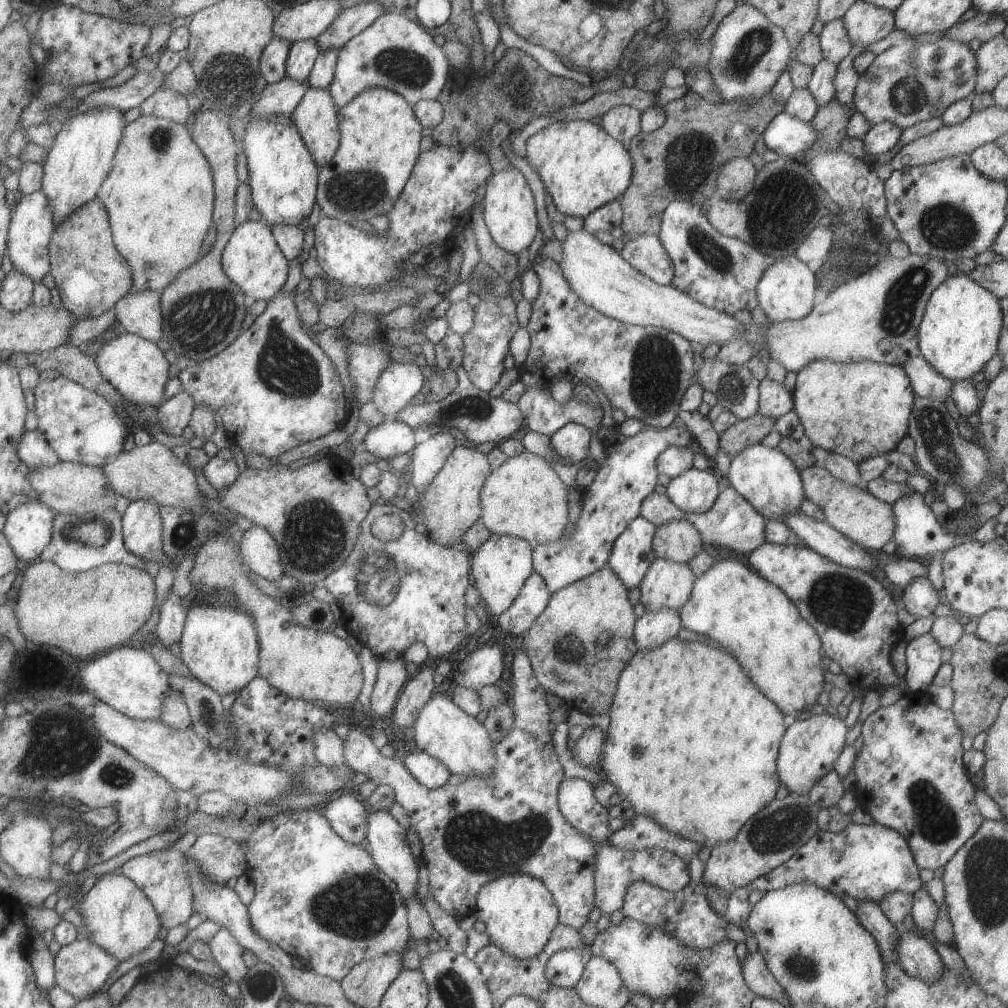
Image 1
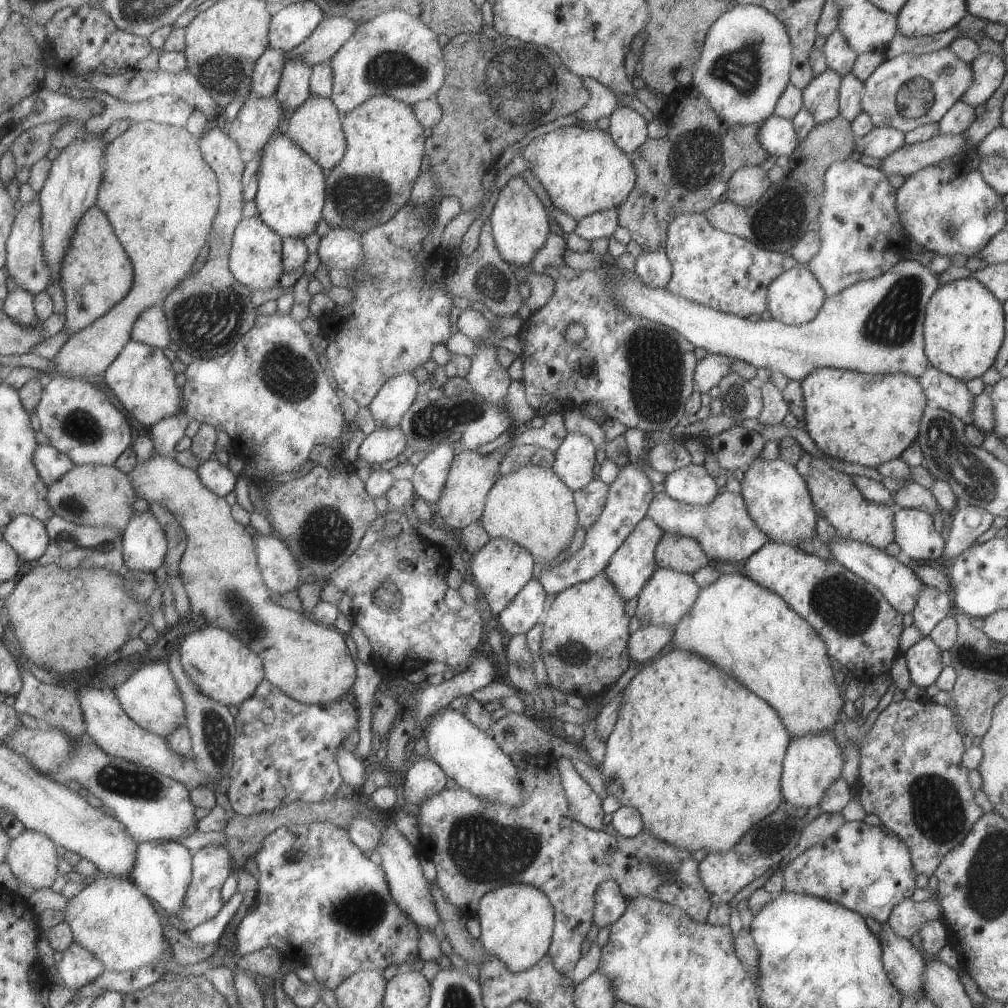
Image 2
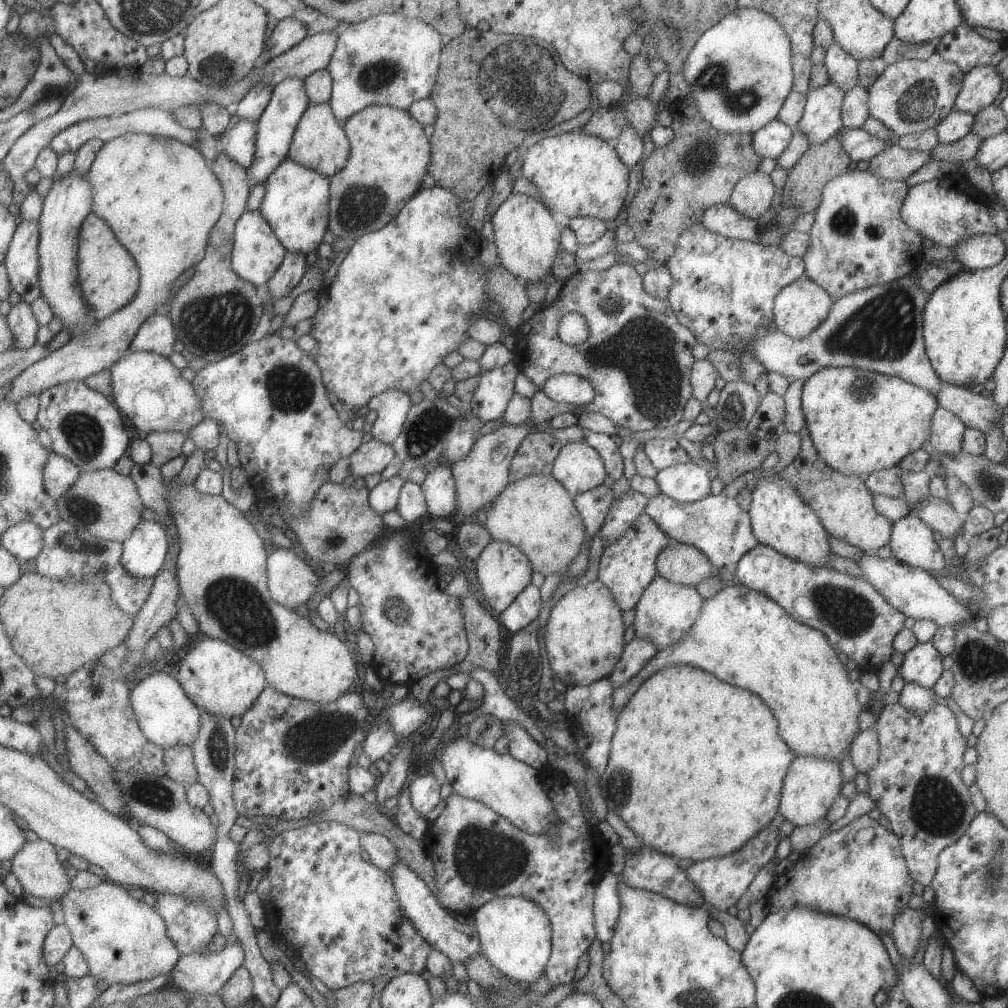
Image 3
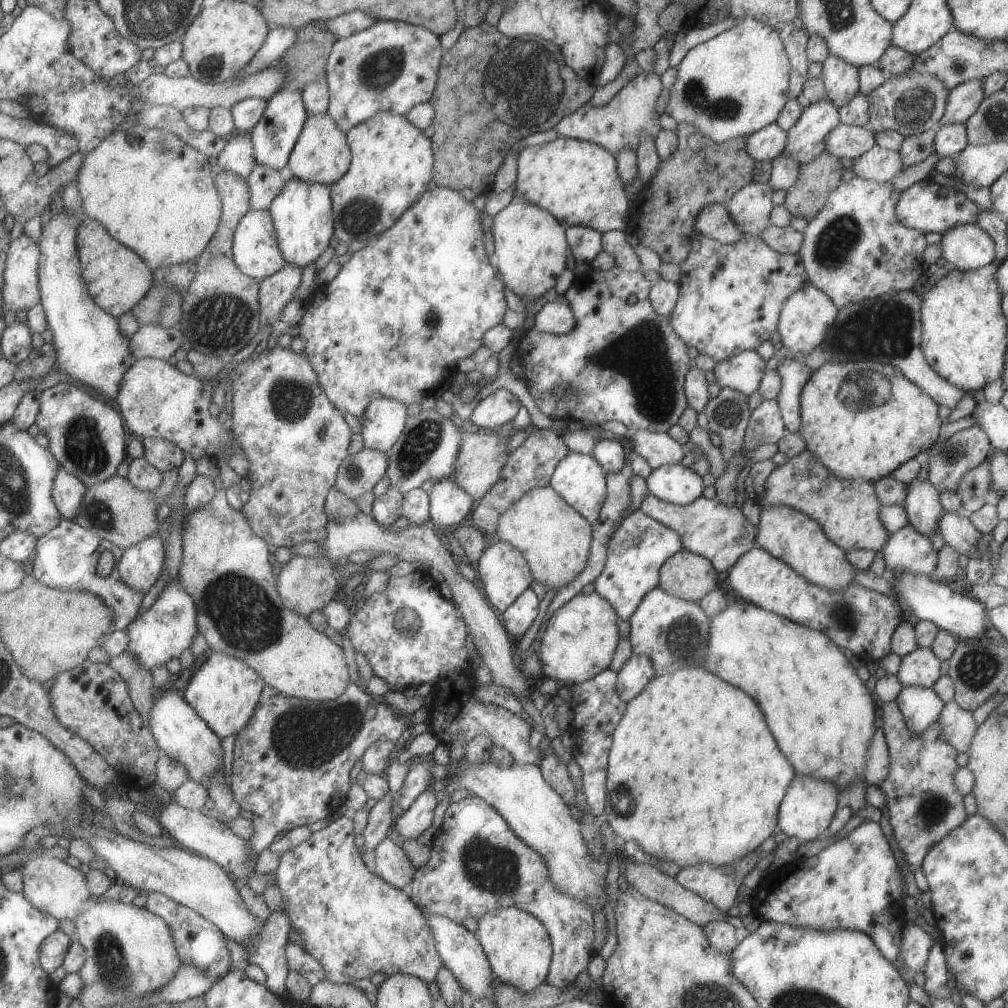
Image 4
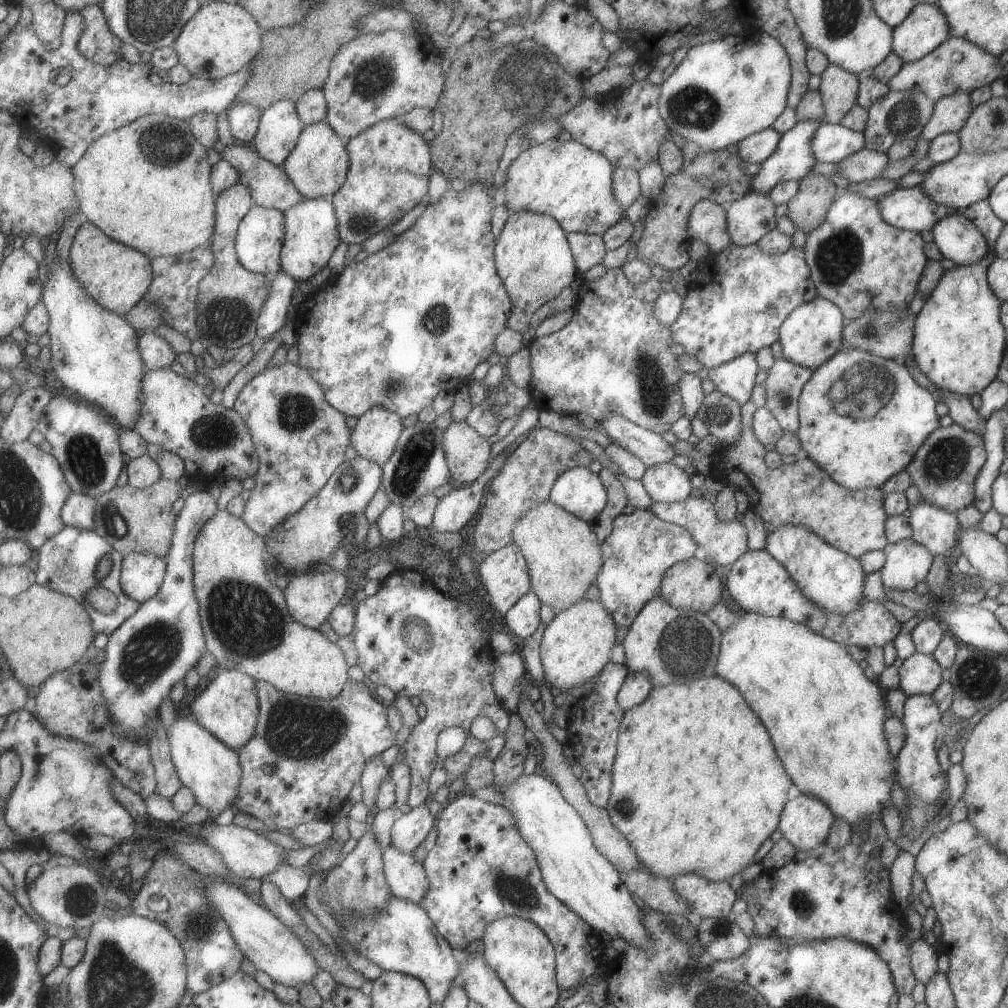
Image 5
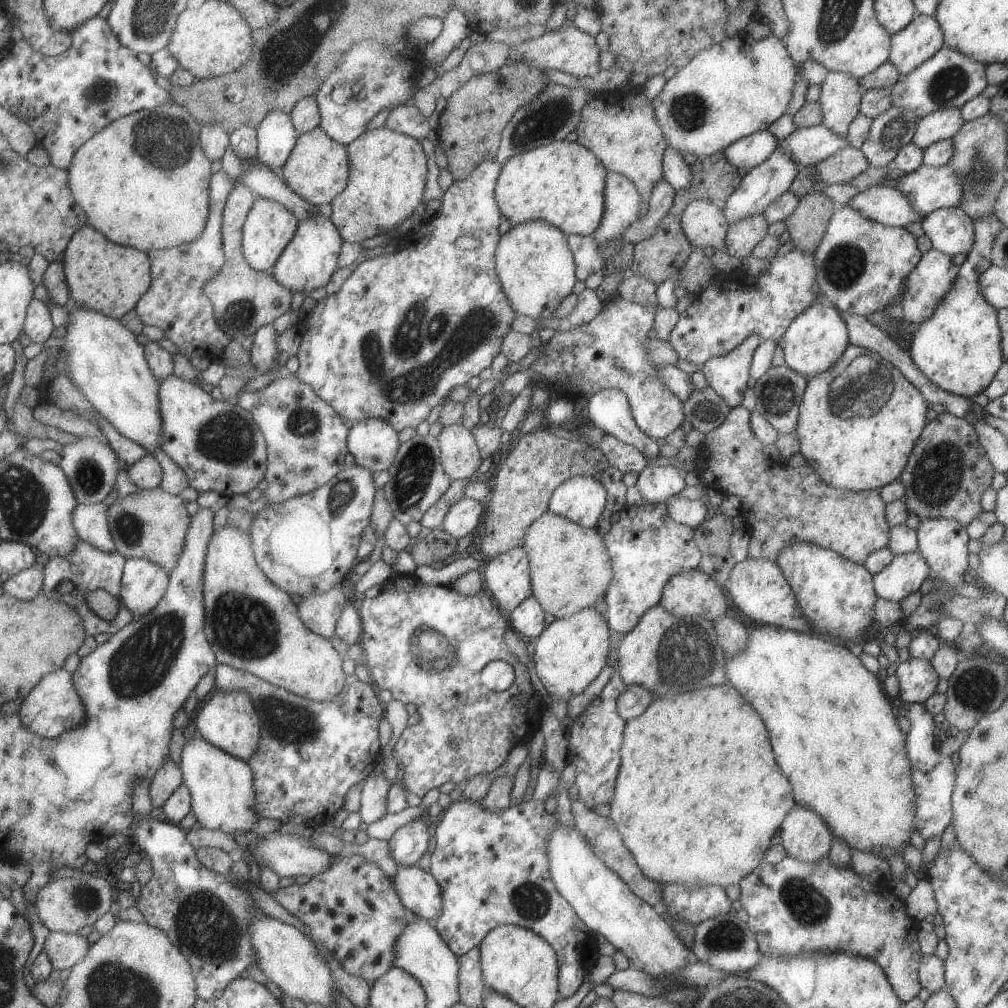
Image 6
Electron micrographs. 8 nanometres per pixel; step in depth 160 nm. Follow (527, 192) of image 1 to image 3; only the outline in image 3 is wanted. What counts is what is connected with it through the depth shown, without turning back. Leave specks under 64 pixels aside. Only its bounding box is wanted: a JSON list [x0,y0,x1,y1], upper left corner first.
[491,193,563,282]

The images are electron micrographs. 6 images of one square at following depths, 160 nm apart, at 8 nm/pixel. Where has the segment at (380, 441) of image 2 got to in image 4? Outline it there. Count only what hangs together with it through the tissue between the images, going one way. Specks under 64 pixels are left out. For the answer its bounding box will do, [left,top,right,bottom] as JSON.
[333,449,386,502]

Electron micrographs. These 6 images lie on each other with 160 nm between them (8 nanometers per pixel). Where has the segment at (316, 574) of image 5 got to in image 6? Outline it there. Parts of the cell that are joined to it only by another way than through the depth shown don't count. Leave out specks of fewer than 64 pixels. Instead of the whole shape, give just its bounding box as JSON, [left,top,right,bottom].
[296,587,347,639]

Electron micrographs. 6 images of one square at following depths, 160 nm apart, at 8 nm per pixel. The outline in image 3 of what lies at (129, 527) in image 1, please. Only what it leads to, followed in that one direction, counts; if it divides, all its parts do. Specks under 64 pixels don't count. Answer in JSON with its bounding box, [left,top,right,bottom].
[120,521,168,578]

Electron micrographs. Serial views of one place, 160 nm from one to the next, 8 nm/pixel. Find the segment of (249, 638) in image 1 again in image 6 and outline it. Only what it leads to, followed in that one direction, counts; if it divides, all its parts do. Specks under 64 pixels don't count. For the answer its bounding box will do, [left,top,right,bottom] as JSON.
[193,691,260,762]

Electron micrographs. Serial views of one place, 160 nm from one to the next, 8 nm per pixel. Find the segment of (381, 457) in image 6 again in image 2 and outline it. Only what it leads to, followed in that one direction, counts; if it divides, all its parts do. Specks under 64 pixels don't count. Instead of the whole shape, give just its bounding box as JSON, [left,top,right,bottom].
[368,373,417,428]

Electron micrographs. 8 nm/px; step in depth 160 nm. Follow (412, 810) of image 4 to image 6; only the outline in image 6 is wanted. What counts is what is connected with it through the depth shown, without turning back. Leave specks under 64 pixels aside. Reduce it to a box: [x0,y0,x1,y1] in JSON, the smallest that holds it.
[388,818,431,866]

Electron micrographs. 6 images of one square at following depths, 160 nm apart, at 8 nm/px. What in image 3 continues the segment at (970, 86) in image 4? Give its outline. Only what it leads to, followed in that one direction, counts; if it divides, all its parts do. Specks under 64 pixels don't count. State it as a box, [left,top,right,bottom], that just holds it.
[952,67,1001,115]

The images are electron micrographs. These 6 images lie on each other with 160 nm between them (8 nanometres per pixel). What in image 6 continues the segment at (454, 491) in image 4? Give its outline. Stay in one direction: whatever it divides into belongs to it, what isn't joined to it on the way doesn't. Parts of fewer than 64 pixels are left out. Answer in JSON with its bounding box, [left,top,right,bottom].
[441,496,482,539]

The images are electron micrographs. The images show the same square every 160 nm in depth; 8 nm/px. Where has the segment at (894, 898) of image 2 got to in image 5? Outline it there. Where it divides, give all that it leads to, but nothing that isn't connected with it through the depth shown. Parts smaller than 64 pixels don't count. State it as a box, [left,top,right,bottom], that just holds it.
[740,842,916,994]

